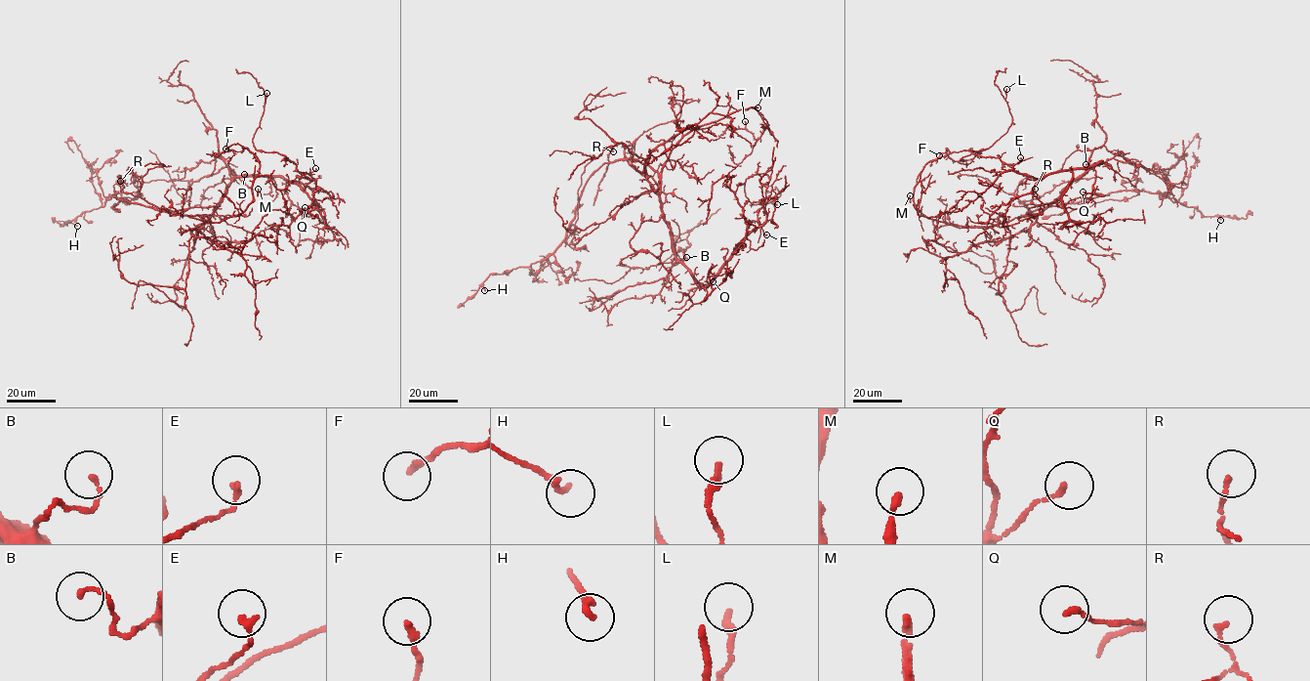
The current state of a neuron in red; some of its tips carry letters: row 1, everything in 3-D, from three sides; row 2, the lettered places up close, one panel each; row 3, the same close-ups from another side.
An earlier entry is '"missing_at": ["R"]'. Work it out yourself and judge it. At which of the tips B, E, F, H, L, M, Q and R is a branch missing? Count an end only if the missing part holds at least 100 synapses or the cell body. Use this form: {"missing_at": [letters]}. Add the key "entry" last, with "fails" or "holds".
{"missing_at": ["M"], "entry": "fails"}

